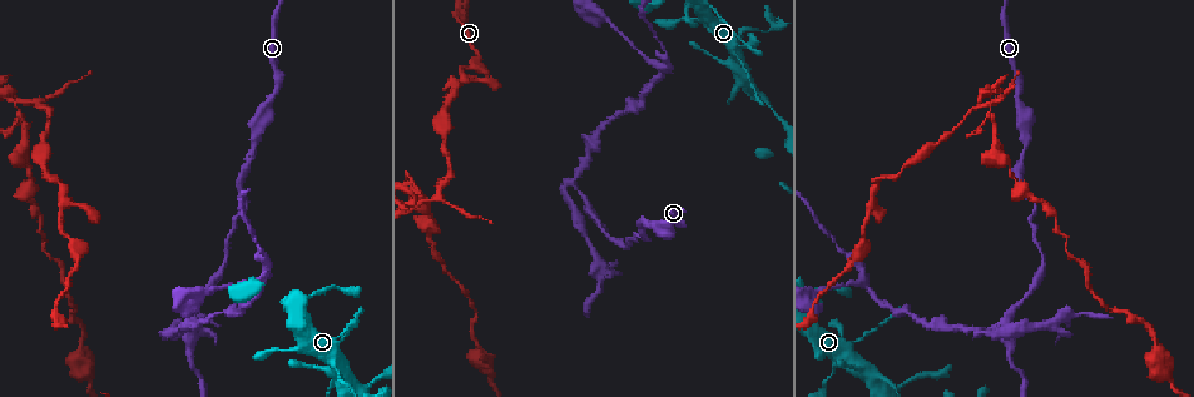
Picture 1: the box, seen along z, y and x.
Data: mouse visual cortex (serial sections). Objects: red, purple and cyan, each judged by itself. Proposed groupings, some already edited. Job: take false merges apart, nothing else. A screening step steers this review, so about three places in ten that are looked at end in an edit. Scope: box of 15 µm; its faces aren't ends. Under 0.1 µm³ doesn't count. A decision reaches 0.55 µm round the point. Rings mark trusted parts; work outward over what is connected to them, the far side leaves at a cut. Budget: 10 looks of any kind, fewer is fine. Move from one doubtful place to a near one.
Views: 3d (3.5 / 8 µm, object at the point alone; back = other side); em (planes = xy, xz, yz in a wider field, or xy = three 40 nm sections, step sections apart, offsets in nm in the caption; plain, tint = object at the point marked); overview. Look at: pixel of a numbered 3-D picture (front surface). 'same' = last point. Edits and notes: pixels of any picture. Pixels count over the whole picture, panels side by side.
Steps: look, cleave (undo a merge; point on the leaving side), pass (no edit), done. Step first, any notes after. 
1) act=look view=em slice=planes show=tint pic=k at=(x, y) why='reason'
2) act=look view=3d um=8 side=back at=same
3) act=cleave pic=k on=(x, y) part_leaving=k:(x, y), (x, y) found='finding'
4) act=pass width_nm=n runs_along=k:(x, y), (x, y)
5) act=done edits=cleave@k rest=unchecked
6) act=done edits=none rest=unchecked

act=look view=3d um=8 pic=1 at=(876, 178) why='thin neck'

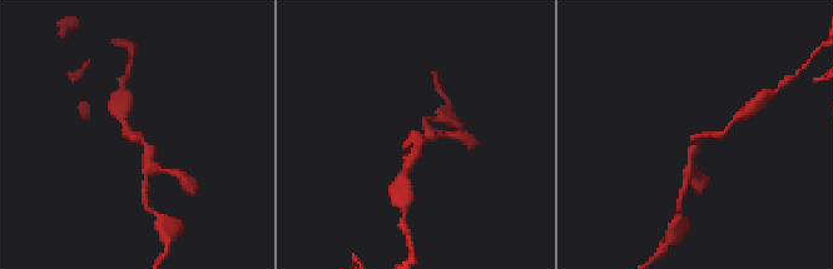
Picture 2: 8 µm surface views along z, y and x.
act=look view=3d um=3.5 pic=2 at=(144, 142)

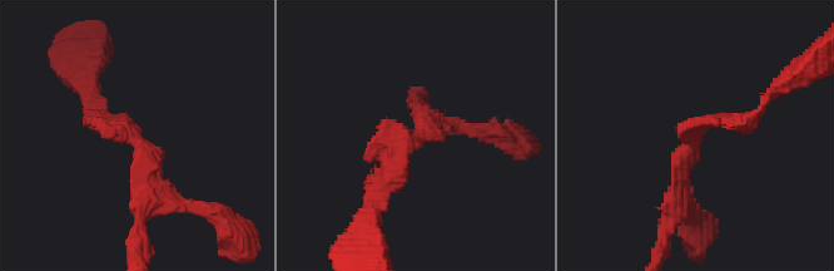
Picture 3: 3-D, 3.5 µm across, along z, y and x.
act=look view=em slice=xy step=2 show=tint pic=3 at=(133, 131) why='need the tissue'

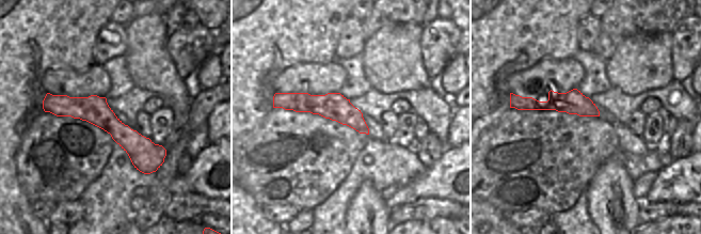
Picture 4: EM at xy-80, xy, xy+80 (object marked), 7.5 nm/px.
act=pass runs_along=4:(45, 103), (94, 109), (161, 159) found='all the same cell'

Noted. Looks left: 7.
act=look view=3d um=3.5 pic=1 at=(337, 369) why='thick turns thin'

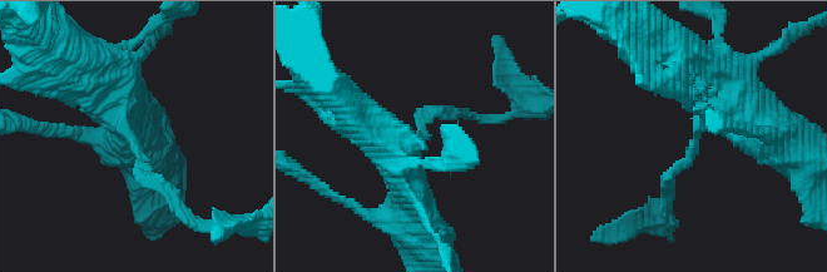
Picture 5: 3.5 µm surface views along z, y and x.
act=look view=em slice=xy step=3 show=tint pic=5 at=(695, 140) arm_widths_nm=150,500 why='now the EM'

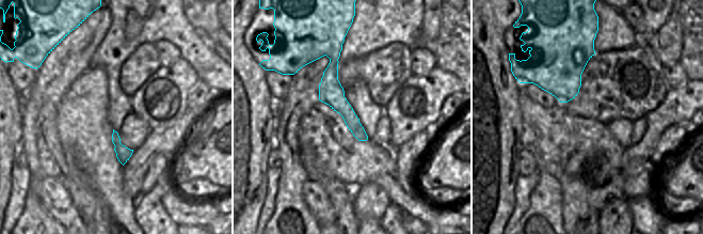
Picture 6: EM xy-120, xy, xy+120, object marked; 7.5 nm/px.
act=cleave pic=5 on=(454, 115) part_leaving=5:(420, 129), (431, 113), (509, 115) found='two cells meet here'

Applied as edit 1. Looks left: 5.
act=look view=overview

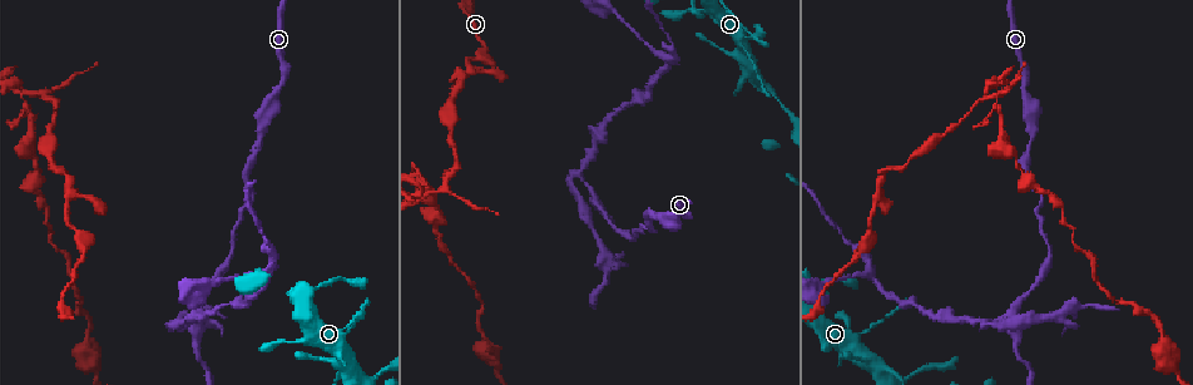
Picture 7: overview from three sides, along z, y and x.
act=look view=3d um=3.5 pic=7 at=(656, 232) why='sharp bend'

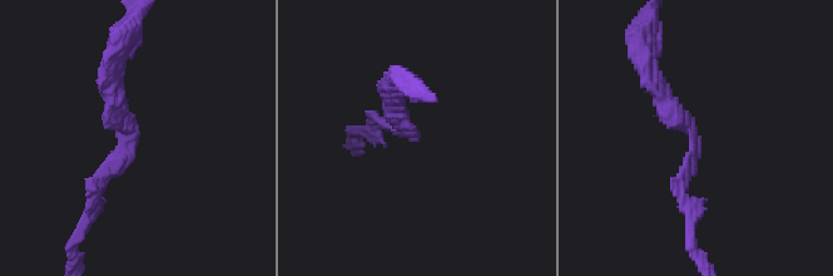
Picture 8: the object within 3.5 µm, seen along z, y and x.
act=look view=em slice=xy step=3 show=tint pic=8 at=(698, 152) arm_widths_nm=150,200

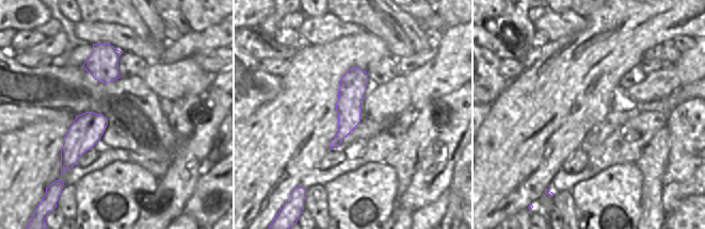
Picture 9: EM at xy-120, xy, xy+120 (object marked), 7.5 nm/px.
act=look view=em slice=xy step=1 show=tint at=same why='another direction'

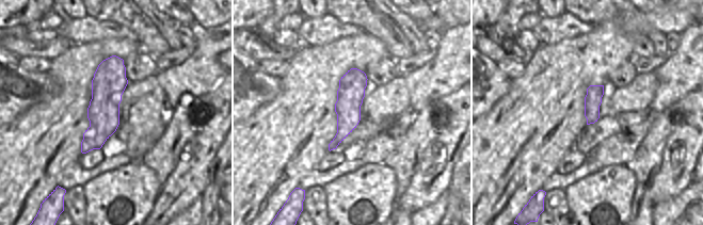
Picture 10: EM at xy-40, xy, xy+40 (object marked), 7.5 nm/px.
act=pass runs_along=8:(655, 85), (697, 139), (680, 186), (690, 216) found='all the same cell'

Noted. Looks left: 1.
act=done edits=cleave@5 rest=unchecked

